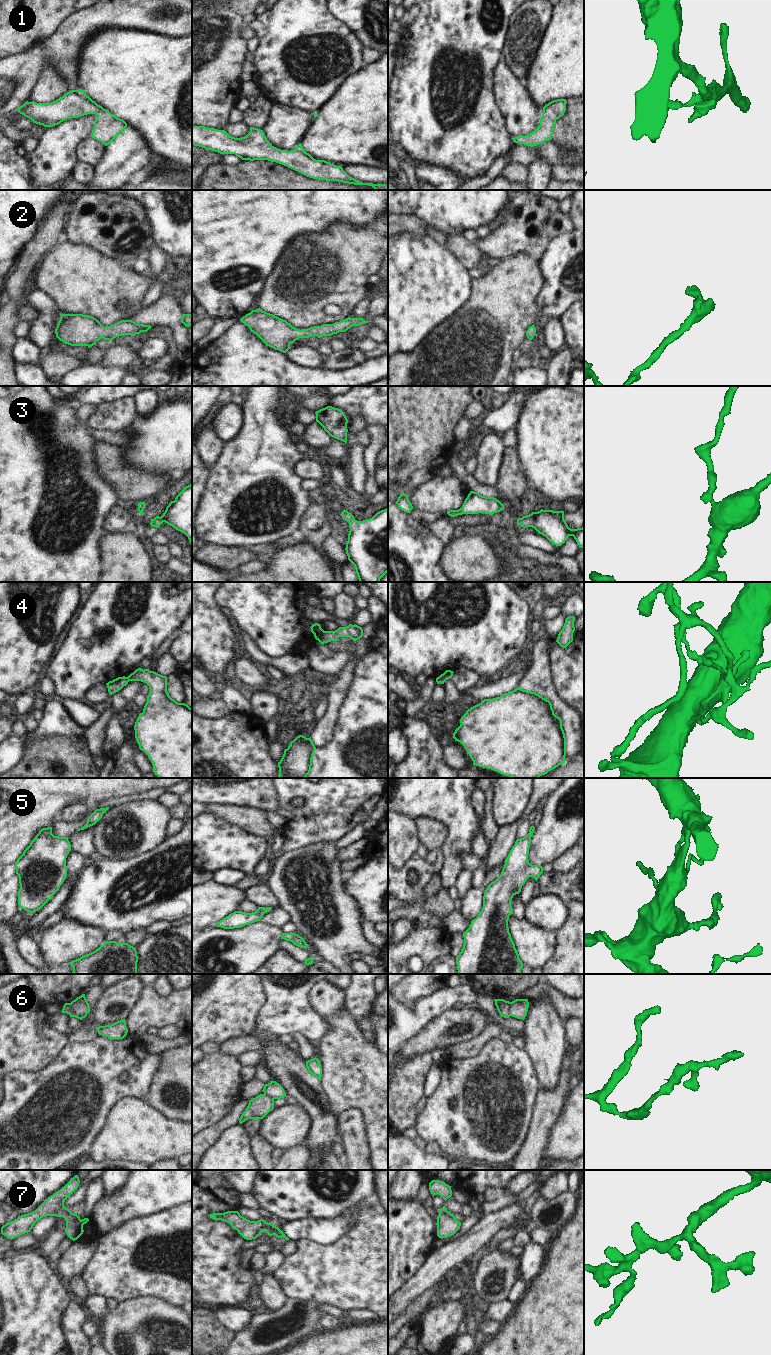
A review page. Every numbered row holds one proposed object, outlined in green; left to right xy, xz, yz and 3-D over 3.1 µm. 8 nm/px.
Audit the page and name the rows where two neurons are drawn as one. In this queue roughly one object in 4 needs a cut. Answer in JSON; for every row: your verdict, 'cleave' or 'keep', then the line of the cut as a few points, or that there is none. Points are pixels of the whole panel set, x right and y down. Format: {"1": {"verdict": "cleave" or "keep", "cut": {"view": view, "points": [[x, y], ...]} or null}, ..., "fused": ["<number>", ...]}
{"1": {"verdict": "keep", "cut": null}, "2": {"verdict": "keep", "cut": null}, "3": {"verdict": "keep", "cut": null}, "4": {"verdict": "cleave", "cut": {"view": "xz", "points": [[324, 631], [318, 640]]}}, "5": {"verdict": "keep", "cut": null}, "6": {"verdict": "cleave", "cut": {"view": "yz", "points": [[511, 1002], [510, 1015]]}}, "7": {"verdict": "keep", "cut": null}, "fused": ["4", "6"]}

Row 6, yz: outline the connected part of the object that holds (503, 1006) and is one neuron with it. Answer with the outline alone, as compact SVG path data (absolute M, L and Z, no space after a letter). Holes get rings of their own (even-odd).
M494 999L494 1001L499 1014L504 1018L509 1018L511 1016L511 1002L506 1001L504 999Z

